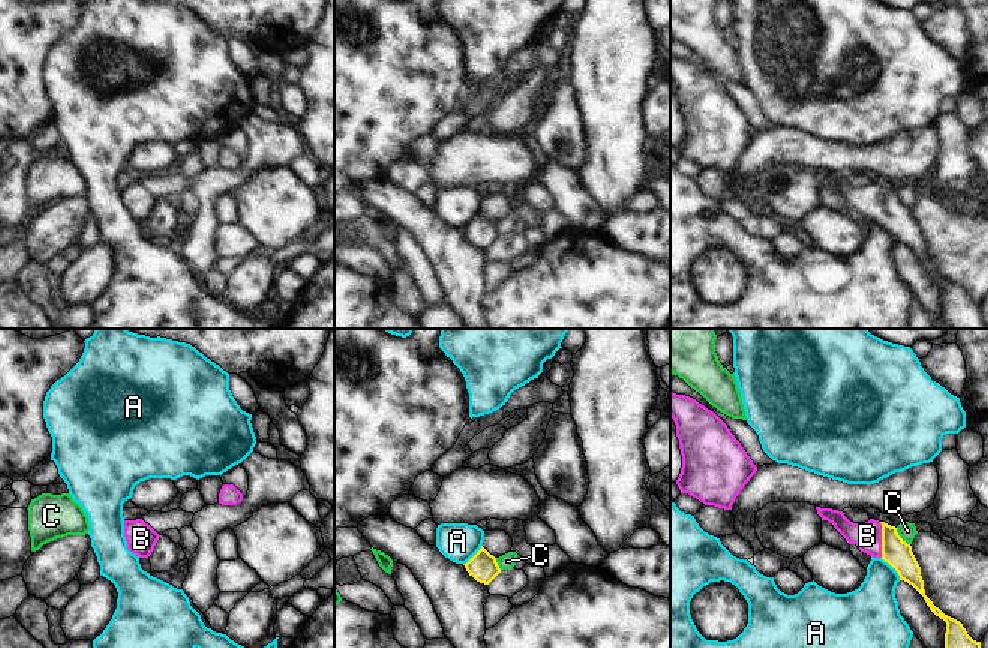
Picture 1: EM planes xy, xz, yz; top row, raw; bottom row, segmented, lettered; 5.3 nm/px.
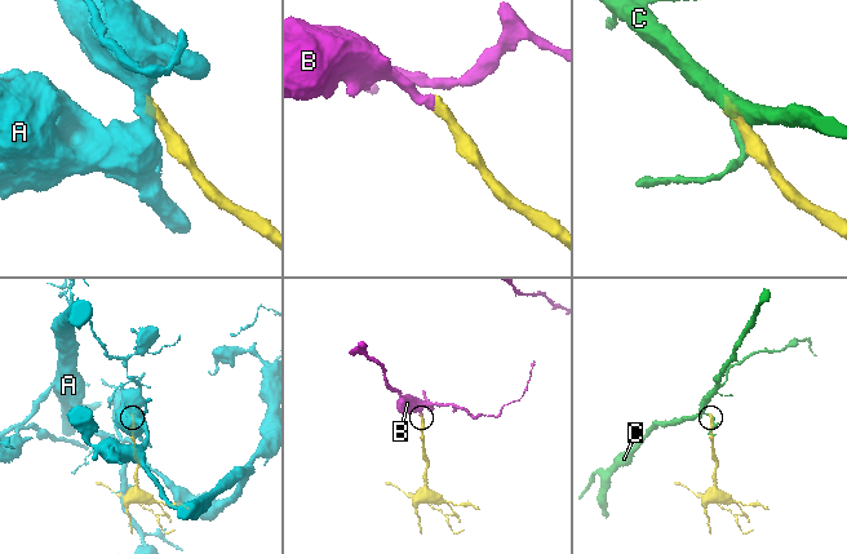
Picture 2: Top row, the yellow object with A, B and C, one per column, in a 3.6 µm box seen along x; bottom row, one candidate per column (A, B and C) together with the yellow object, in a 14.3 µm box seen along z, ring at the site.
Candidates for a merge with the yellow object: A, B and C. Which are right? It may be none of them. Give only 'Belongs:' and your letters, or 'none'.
Belongs: B

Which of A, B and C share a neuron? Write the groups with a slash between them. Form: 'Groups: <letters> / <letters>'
Groups: A / B / C

